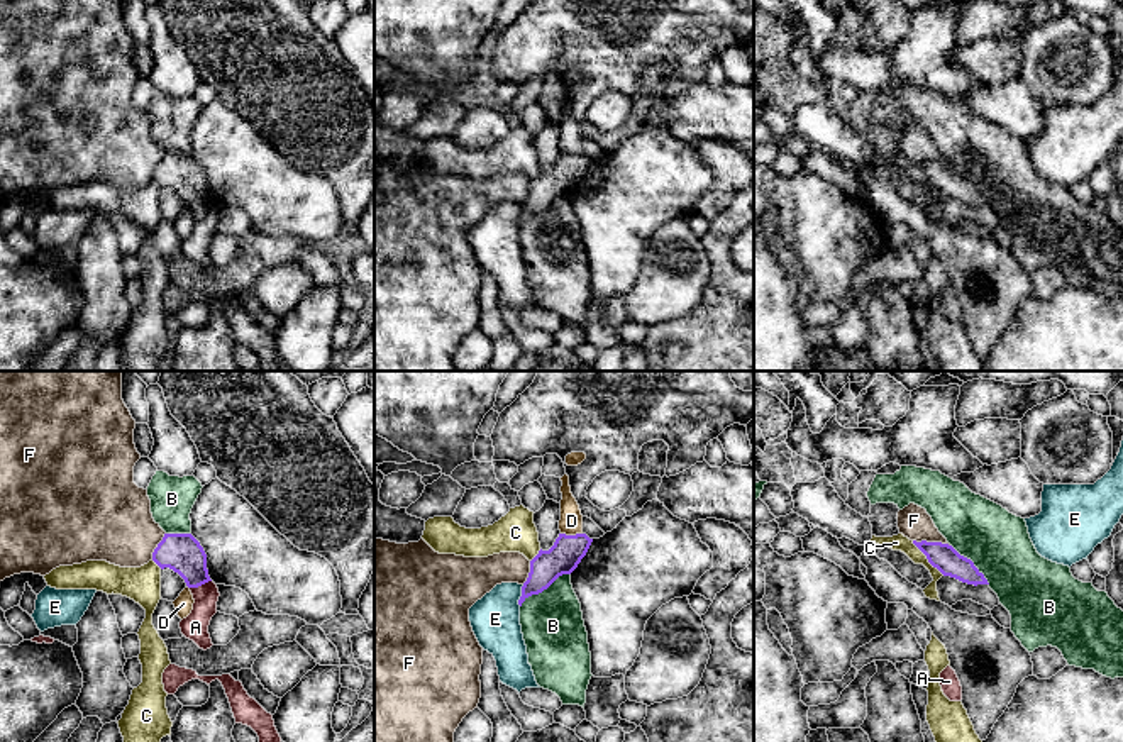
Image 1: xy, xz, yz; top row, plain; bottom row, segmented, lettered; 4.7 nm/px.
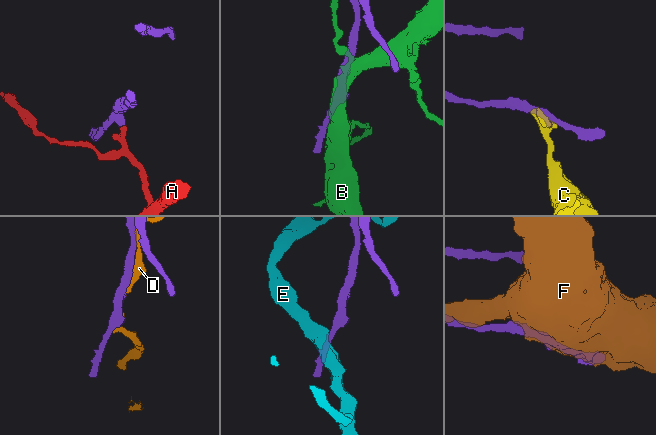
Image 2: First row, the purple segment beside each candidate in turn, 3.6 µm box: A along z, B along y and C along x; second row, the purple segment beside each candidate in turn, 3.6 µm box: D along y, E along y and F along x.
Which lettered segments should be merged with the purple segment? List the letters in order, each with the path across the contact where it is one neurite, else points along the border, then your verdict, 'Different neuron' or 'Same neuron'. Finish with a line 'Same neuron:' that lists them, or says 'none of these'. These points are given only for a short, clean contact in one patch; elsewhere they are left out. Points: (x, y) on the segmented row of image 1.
A: Boundary: xy (210, 580), (190, 588). Different neuron
B: Different neuron
C: Boundary: yz (912, 541), (944, 575). Different neuron
D: Different neuron
E: Boundary: xz (524, 585), (519, 605). Different neuron
F: Different neuron
Same neuron: none of these

